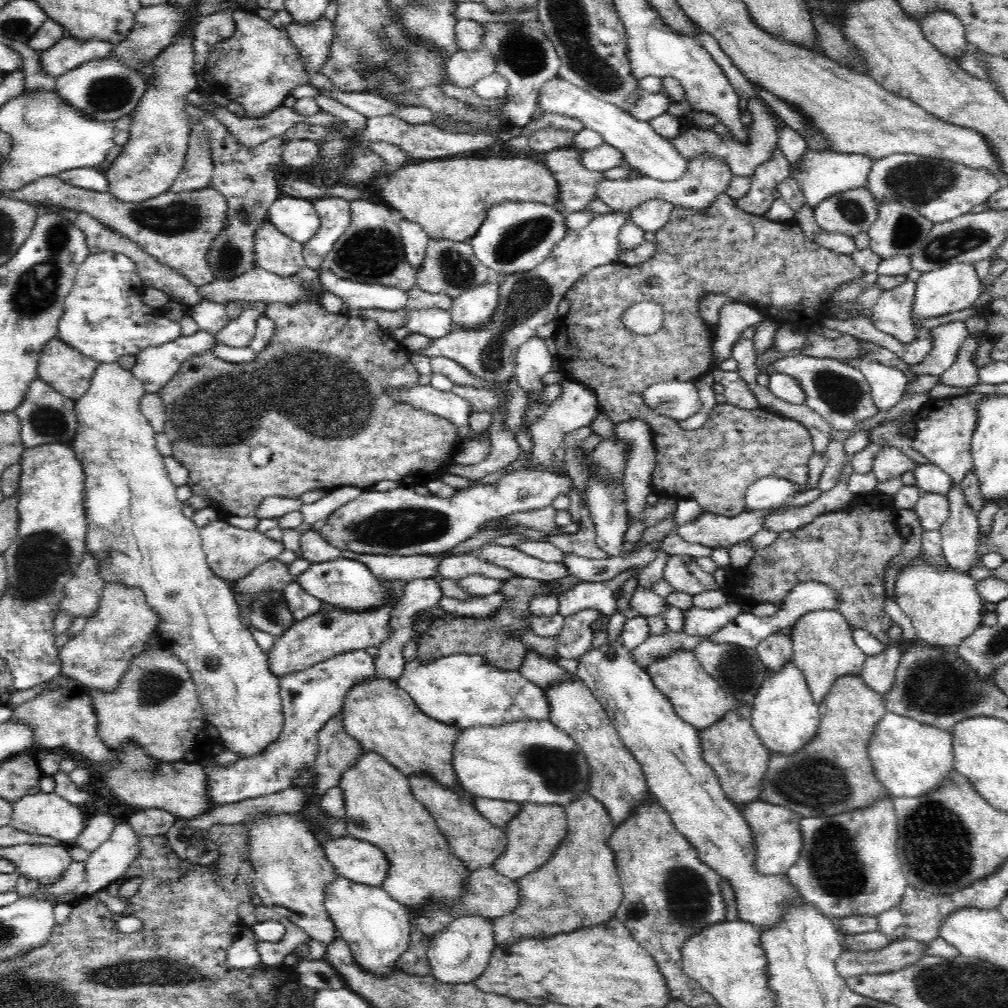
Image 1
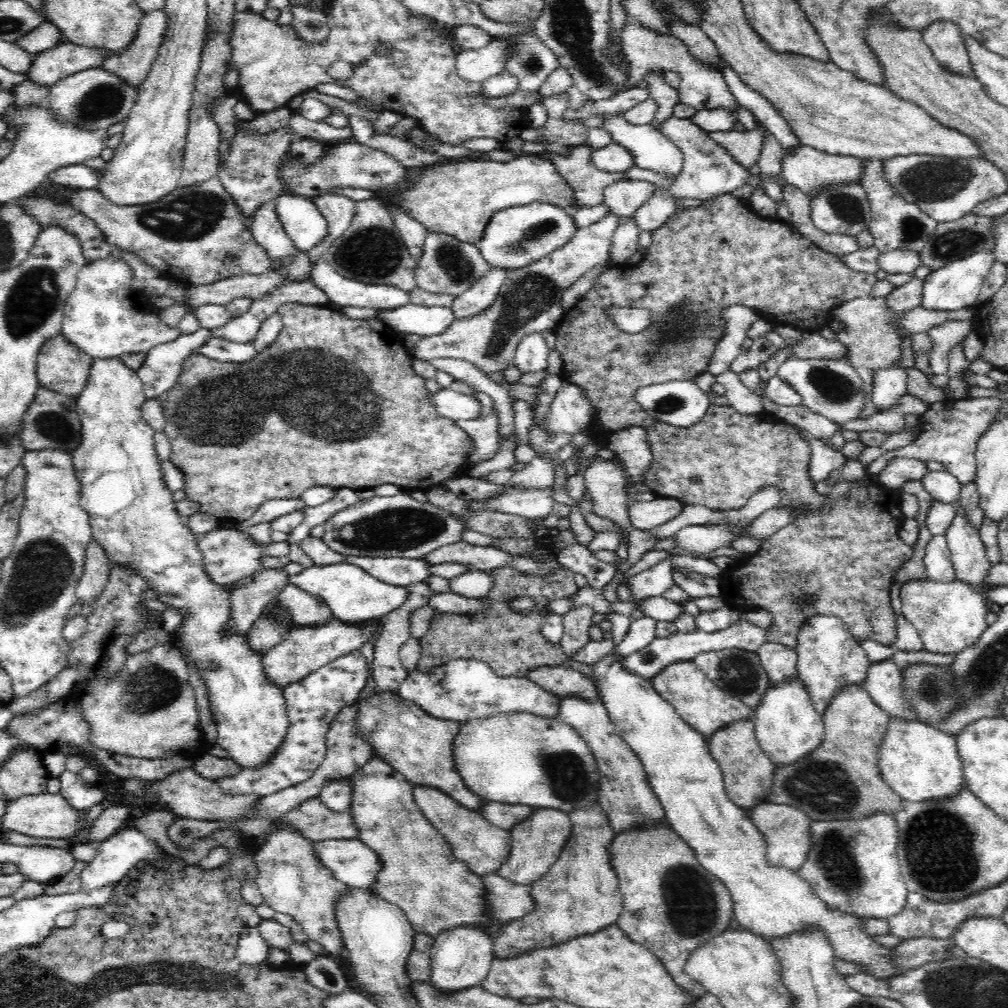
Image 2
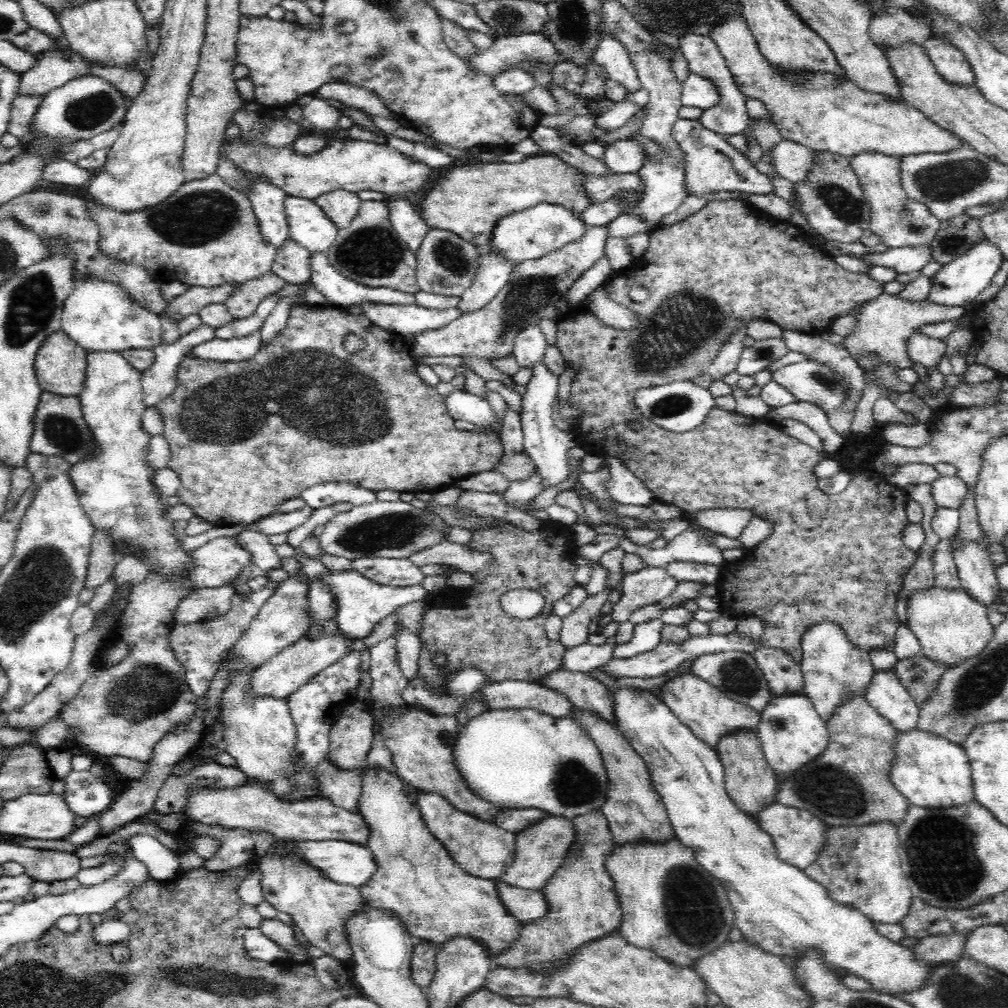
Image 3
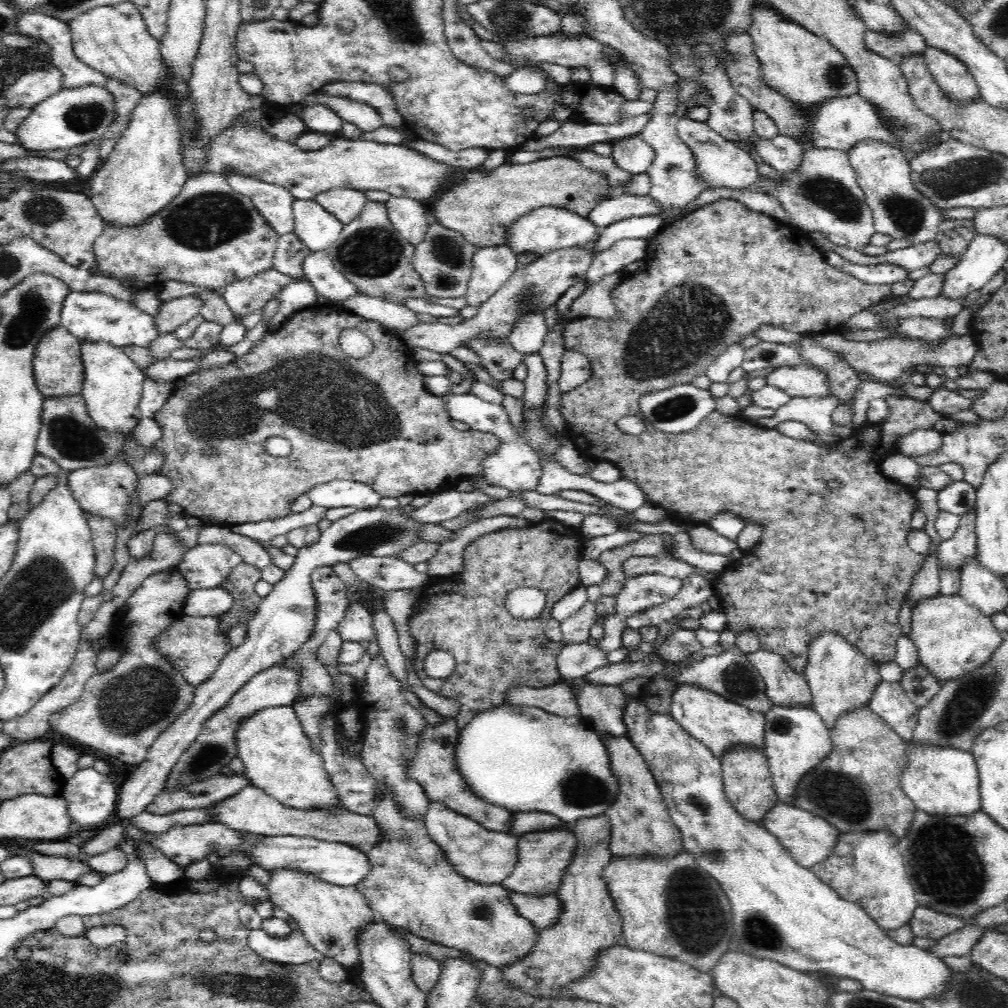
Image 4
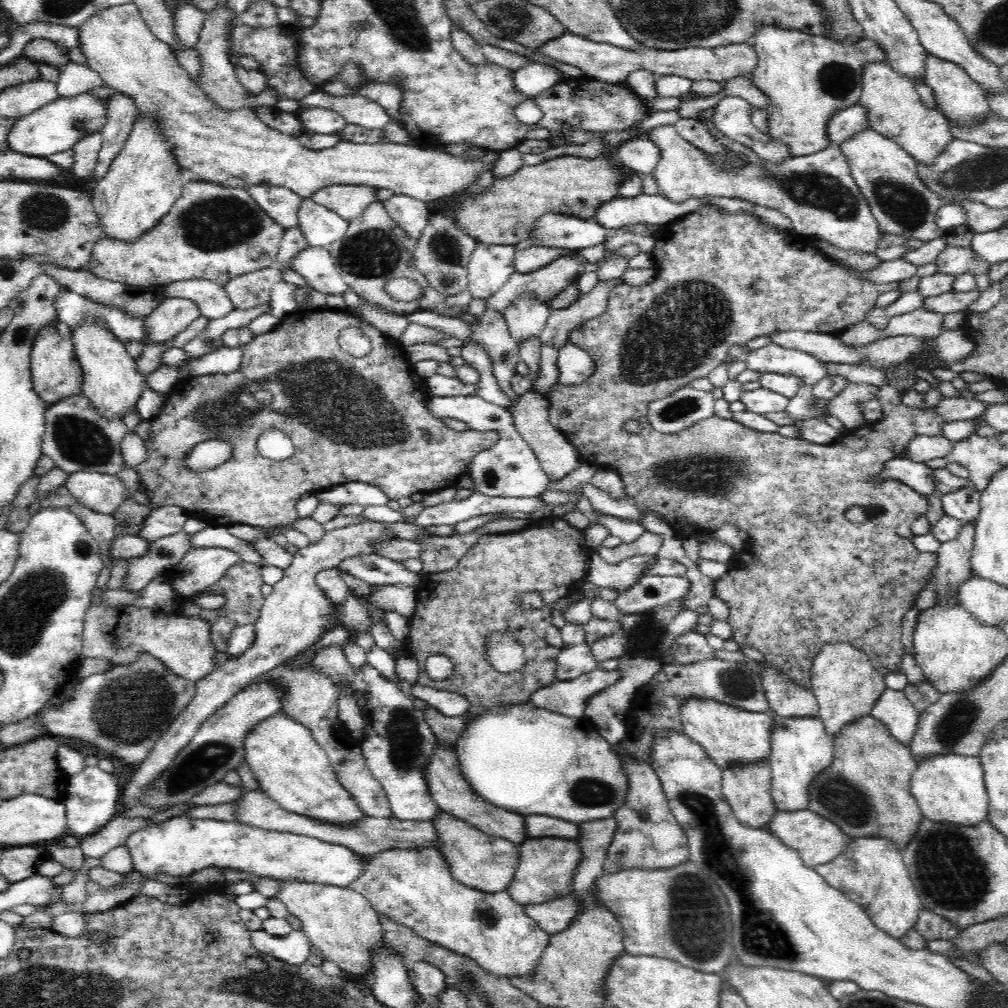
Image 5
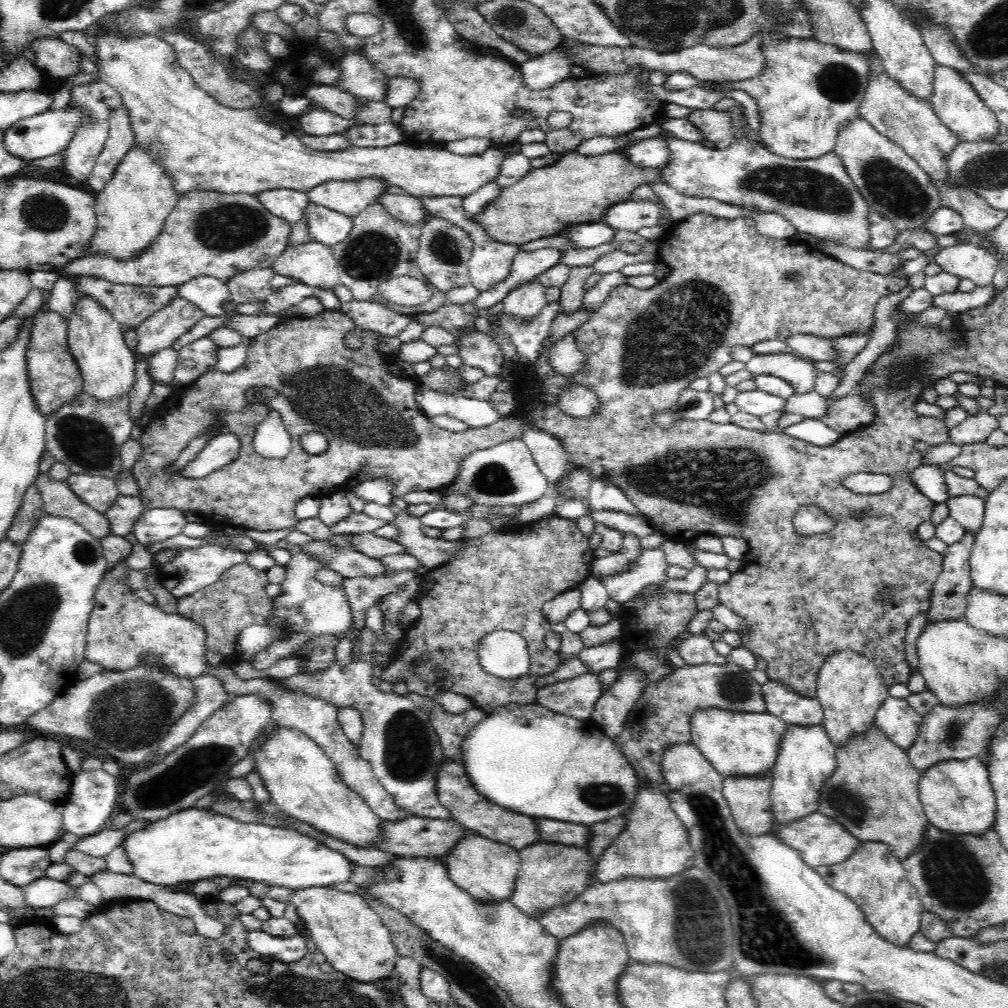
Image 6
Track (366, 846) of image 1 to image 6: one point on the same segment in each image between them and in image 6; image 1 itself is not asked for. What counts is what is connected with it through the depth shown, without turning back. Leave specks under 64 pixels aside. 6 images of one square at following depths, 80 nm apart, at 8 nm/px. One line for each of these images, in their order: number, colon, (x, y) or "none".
2: (352, 862)
3: (351, 863)
4: (339, 863)
5: (179, 845)
6: (191, 844)

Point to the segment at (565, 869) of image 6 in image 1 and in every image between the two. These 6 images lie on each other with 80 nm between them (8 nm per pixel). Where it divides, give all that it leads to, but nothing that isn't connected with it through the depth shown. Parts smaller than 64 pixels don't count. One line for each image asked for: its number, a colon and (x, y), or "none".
1: (533, 834)
2: (537, 841)
3: (540, 847)
4: (543, 855)
5: (546, 865)

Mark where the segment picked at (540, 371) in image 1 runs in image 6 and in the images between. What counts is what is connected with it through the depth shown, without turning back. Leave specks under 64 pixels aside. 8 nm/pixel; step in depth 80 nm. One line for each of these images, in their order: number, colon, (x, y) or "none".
2: (531, 356)
3: (530, 345)
4: (527, 337)
5: (526, 320)
6: (526, 303)

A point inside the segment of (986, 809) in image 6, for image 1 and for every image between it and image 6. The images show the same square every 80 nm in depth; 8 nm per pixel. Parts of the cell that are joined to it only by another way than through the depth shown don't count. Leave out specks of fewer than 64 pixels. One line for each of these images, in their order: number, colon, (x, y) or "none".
1: (909, 758)
2: (918, 761)
3: (929, 770)
4: (939, 779)
5: (947, 787)

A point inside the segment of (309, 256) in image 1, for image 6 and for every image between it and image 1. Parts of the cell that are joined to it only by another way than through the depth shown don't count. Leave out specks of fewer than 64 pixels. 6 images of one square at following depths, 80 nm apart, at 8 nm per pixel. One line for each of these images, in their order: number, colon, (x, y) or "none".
2: (338, 211)
3: (340, 206)
4: (345, 204)
5: (349, 202)
6: (350, 198)

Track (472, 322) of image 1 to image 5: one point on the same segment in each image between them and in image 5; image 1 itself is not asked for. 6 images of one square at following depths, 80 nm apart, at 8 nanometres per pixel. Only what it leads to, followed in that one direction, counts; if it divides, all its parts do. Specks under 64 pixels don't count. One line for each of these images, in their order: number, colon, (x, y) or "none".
2: (478, 298)
3: (494, 271)
4: (492, 266)
5: (490, 267)

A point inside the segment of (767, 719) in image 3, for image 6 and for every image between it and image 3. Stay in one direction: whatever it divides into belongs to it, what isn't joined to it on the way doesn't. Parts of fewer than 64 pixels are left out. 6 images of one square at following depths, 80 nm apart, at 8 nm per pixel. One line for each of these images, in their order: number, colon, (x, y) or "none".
4: (796, 738)
5: (800, 746)
6: (806, 758)

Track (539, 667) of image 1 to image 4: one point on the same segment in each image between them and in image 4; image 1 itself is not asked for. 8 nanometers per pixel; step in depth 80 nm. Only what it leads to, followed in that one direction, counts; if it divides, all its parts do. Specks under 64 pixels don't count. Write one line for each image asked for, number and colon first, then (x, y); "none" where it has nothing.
2: (560, 680)
3: (583, 691)
4: (602, 705)

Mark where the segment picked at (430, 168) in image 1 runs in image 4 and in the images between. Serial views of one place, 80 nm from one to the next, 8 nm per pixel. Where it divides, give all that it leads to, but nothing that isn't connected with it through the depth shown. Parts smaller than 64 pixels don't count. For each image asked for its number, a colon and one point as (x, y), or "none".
2: (456, 197)
3: (468, 198)
4: (480, 205)

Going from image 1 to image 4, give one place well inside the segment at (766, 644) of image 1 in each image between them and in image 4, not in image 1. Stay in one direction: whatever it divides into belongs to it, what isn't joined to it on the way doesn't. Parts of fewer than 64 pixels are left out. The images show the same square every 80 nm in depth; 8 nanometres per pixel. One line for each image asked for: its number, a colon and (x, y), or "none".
2: (779, 660)
3: (783, 673)
4: (784, 686)

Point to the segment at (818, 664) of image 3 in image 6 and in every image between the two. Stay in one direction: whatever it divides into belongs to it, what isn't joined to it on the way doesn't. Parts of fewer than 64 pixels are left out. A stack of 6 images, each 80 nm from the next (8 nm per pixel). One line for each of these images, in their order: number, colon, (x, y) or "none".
4: (840, 678)
5: (845, 684)
6: (850, 688)

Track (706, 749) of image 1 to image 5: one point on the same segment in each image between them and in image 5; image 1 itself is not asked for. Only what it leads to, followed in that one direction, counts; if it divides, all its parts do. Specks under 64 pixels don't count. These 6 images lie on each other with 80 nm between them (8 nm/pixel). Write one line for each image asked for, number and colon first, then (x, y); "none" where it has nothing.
2: (747, 772)
3: (751, 782)
4: (748, 783)
5: (746, 785)

